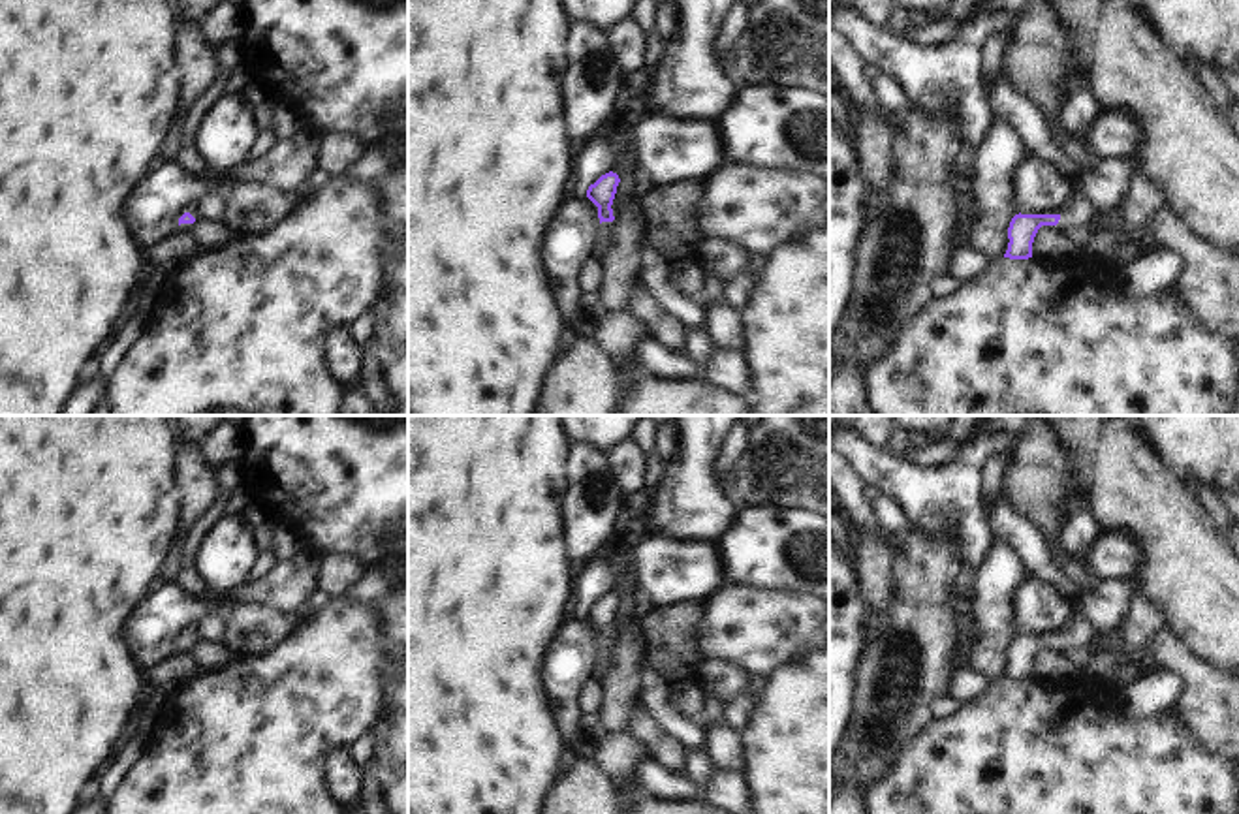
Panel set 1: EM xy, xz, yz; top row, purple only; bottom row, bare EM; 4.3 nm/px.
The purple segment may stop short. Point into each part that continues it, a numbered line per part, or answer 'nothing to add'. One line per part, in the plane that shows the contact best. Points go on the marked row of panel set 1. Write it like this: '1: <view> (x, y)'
1: xz (606, 230)

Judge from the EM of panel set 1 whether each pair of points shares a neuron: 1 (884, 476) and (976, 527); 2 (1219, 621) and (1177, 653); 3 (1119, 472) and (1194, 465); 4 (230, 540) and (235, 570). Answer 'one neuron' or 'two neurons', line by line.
1: one neuron
2: two neurons
3: two neurons
4: one neuron

